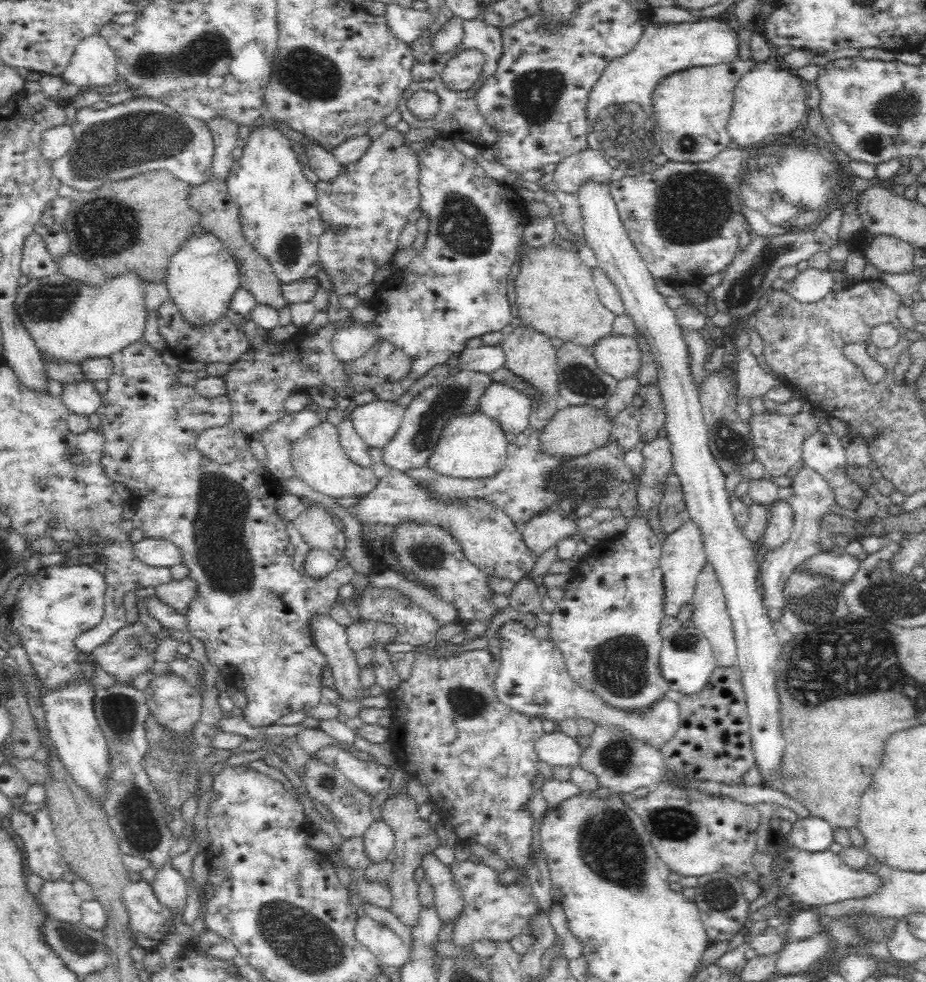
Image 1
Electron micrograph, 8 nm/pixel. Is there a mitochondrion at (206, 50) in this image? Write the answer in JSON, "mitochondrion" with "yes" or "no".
{"mitochondrion":"yes"}

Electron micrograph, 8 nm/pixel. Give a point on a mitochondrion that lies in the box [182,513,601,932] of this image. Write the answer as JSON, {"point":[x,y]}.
{"point":[428,555]}

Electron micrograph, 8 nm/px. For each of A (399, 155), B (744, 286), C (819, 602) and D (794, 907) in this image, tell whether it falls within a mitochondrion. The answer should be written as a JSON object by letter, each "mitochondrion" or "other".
{"A":"mitochondrion","B":"mitochondrion","C":"mitochondrion","D":"other"}

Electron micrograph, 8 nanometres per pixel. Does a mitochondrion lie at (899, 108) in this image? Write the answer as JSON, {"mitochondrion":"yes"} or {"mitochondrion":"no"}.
{"mitochondrion":"yes"}

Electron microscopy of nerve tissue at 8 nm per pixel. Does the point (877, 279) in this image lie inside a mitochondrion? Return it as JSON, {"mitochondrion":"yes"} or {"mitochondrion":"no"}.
{"mitochondrion":"no"}

